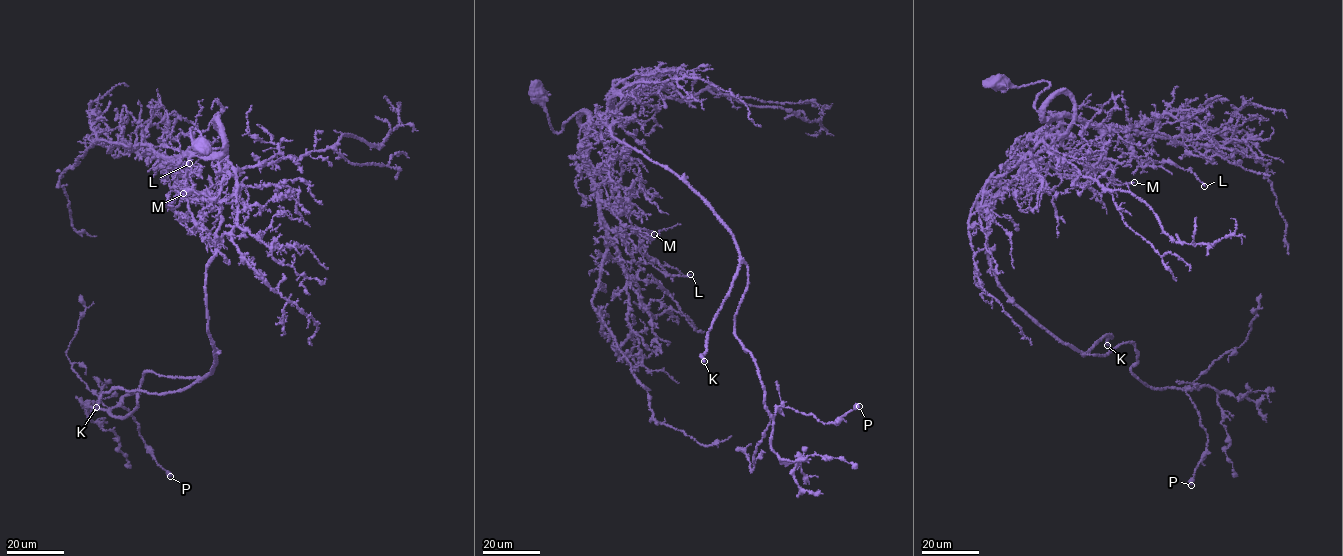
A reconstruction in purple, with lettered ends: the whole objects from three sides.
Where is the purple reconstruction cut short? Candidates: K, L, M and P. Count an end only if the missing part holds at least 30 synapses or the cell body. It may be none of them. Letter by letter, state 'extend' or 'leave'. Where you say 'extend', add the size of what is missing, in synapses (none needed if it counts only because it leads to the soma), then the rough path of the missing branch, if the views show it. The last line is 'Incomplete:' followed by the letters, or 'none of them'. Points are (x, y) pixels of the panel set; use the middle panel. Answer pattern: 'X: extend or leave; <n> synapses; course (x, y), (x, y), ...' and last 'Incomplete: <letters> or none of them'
K: extend; 450 synapses; course (704, 361), (697, 384), (724, 420), (729, 455), (742, 466), (718, 472), (691, 457), (666, 476)
L: leave
M: leave
P: leave
Incomplete: K

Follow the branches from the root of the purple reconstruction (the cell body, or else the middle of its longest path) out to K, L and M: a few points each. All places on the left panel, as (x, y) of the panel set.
K: (201, 145), (191, 128), (223, 147), (218, 122), (212, 371), (167, 393), (116, 387), (96, 407)
L: (201, 145), (191, 140), (191, 128), (208, 146), (223, 150), (159, 156), (165, 177), (172, 162), (189, 163)
M: (201, 145), (191, 128), (223, 150), (190, 157), (189, 200), (164, 206), (178, 206), (183, 193)

